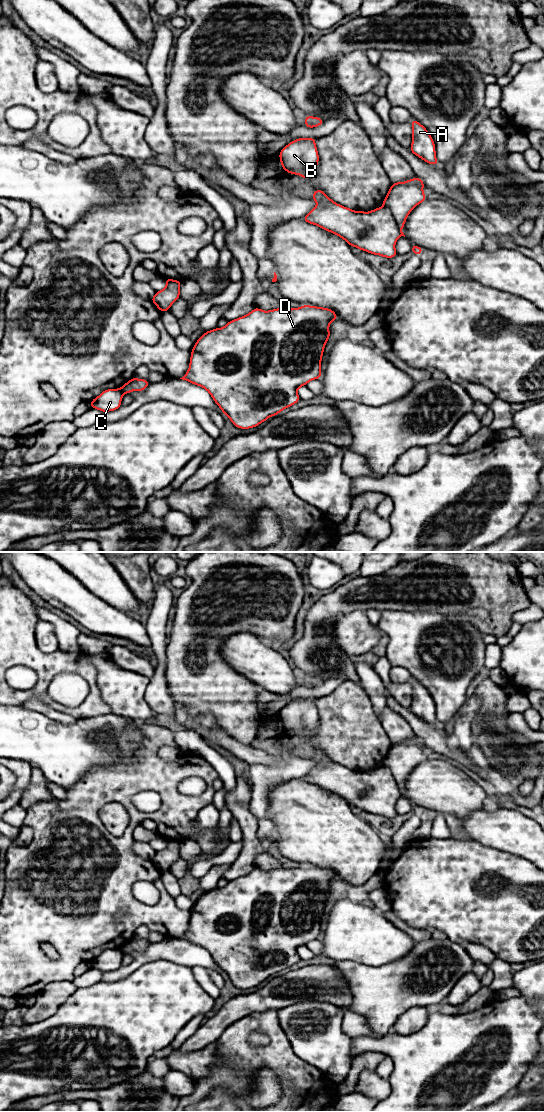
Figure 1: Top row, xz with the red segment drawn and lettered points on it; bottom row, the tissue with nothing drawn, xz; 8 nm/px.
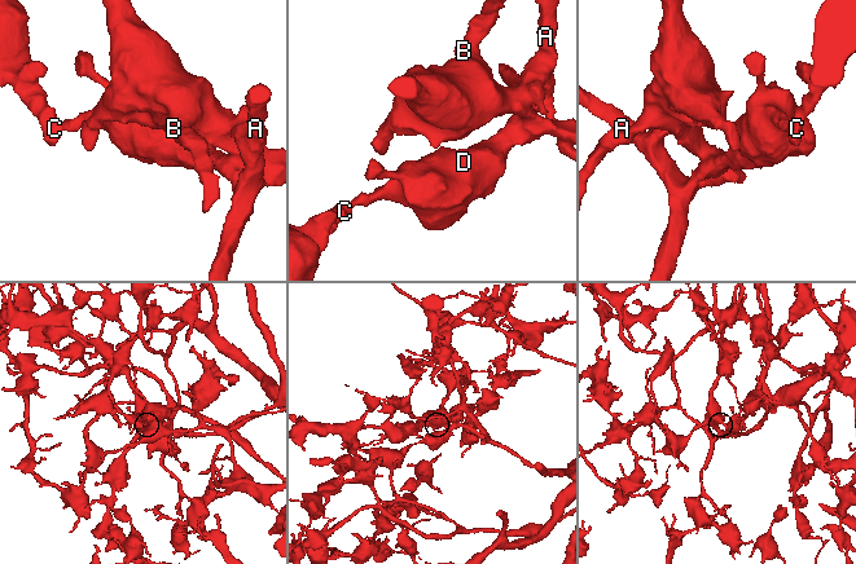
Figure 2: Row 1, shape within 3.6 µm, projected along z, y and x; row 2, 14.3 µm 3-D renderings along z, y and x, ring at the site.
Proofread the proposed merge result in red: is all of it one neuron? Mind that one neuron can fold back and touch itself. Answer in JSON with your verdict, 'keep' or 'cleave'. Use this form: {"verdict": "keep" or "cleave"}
{"verdict": "cleave"}

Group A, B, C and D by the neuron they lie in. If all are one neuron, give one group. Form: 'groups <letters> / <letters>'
groups A D / B C

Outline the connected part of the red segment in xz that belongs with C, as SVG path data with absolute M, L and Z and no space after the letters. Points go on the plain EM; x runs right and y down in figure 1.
M120 948L106 949L98 957L95 957L91 962L91 968L100 970L101 972L115 971L120 968L123 952Z

